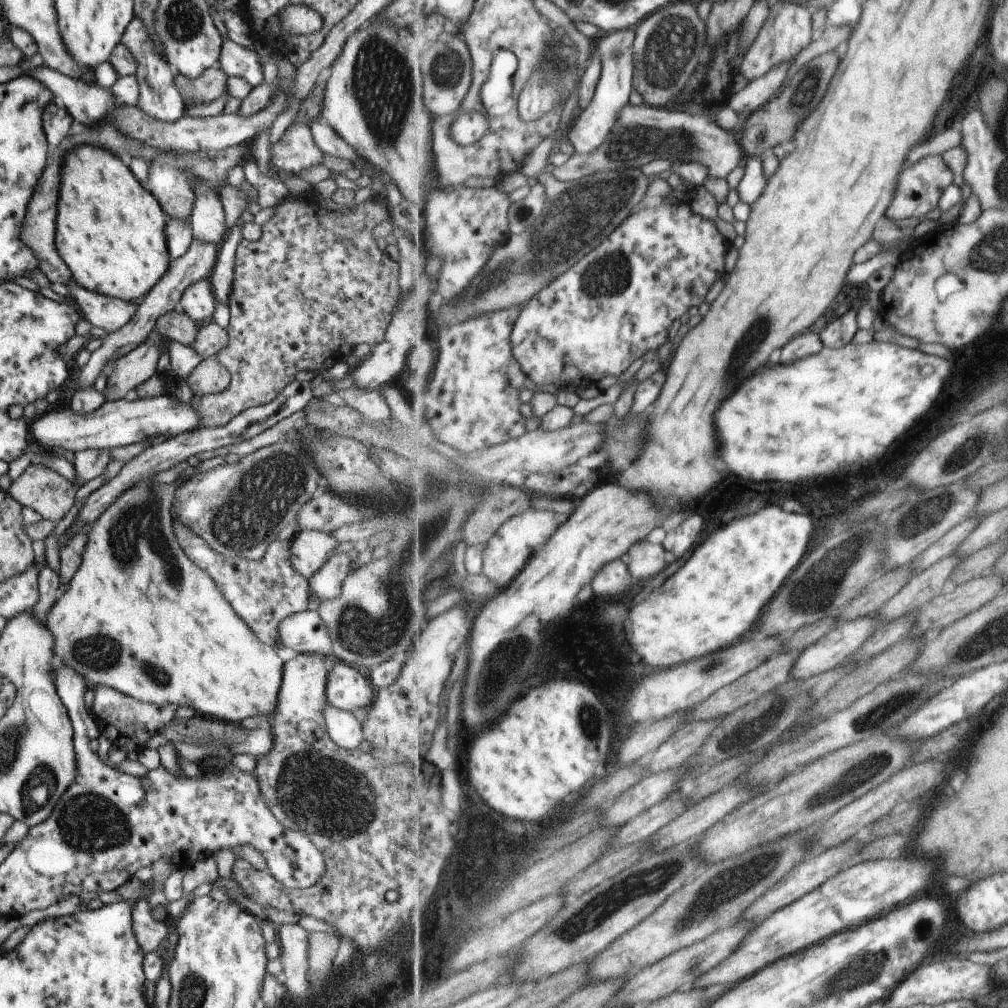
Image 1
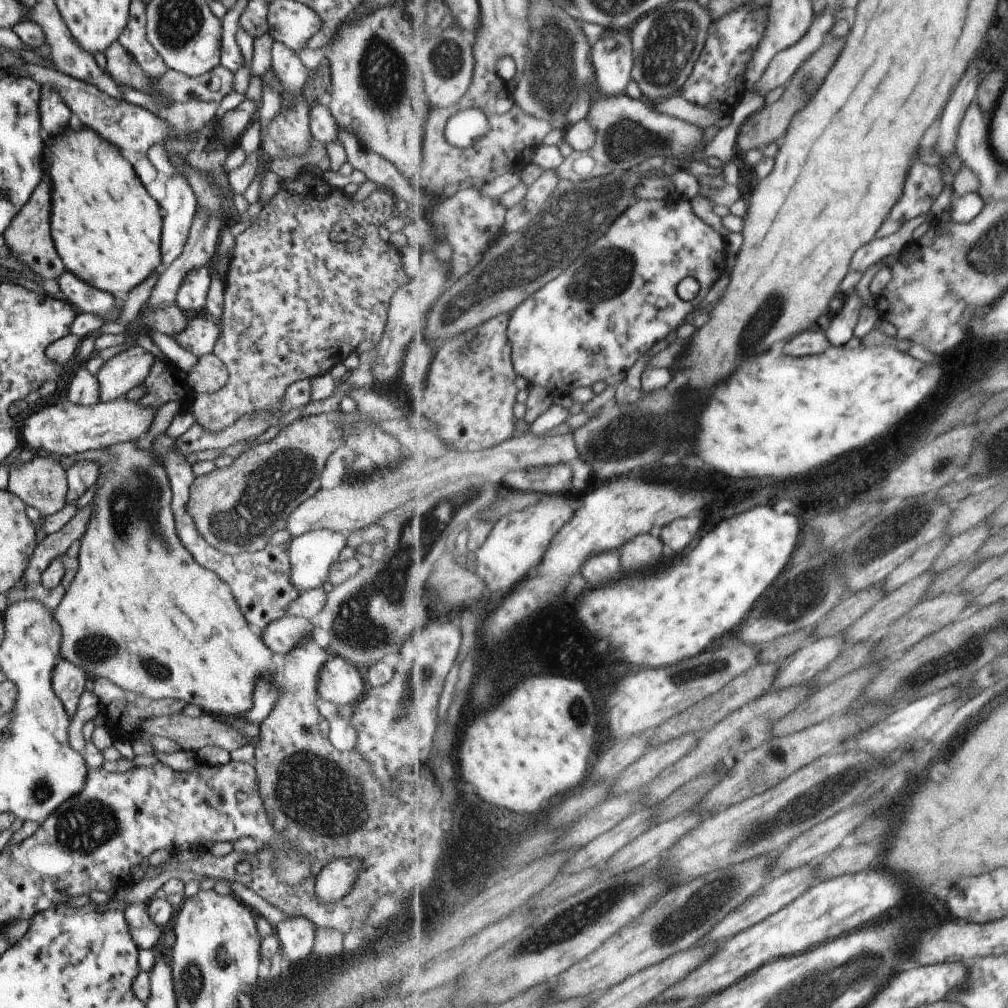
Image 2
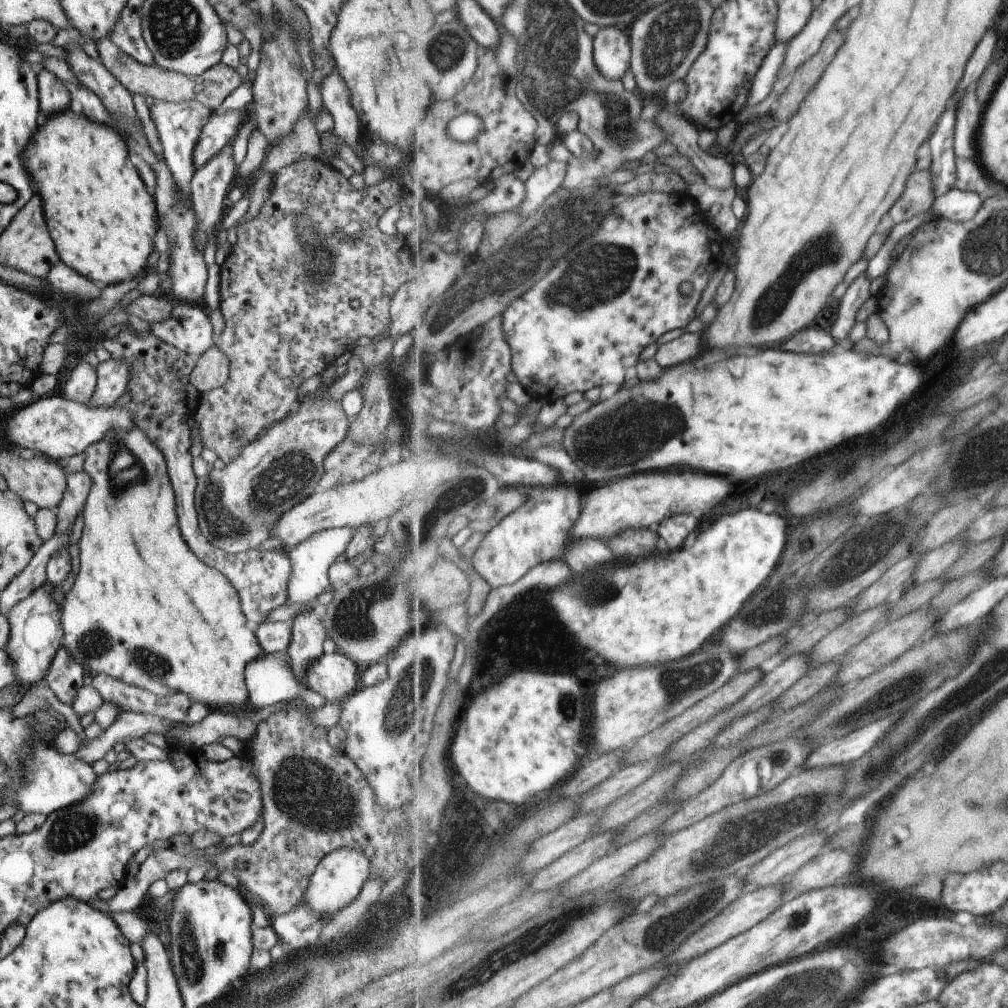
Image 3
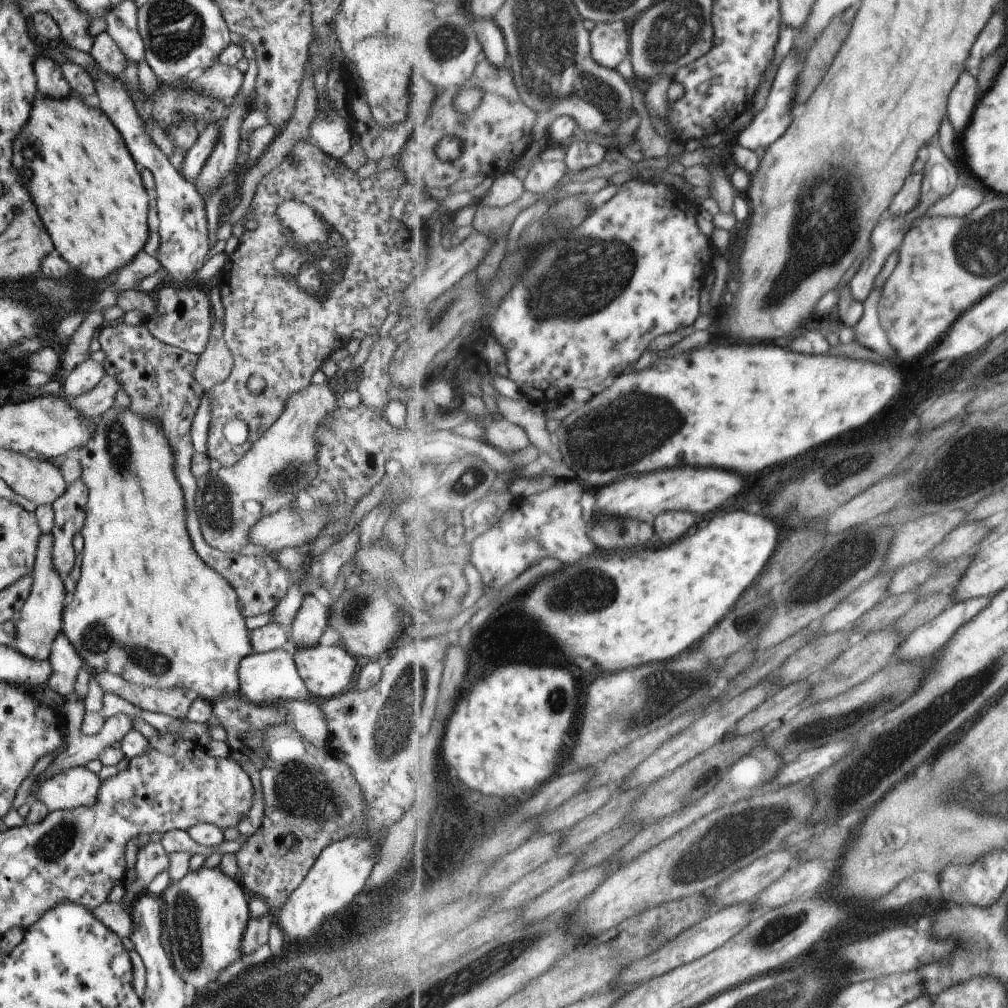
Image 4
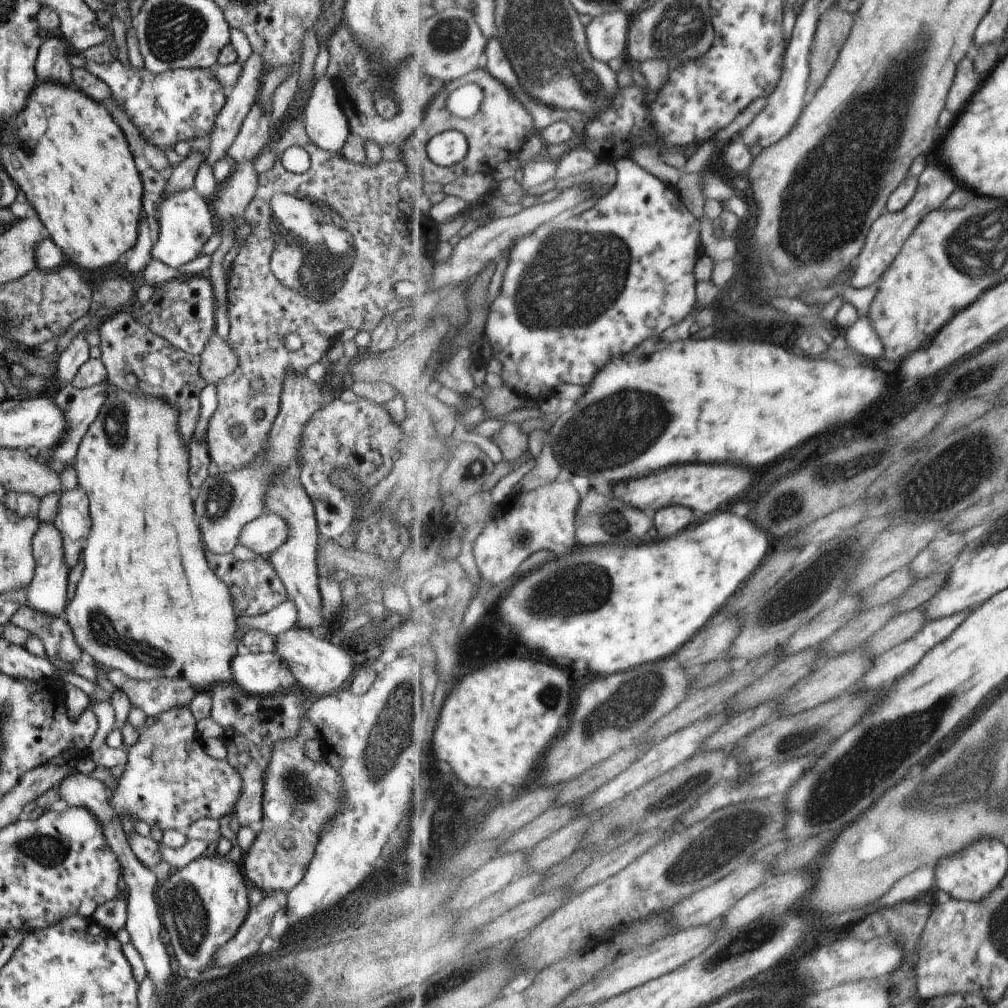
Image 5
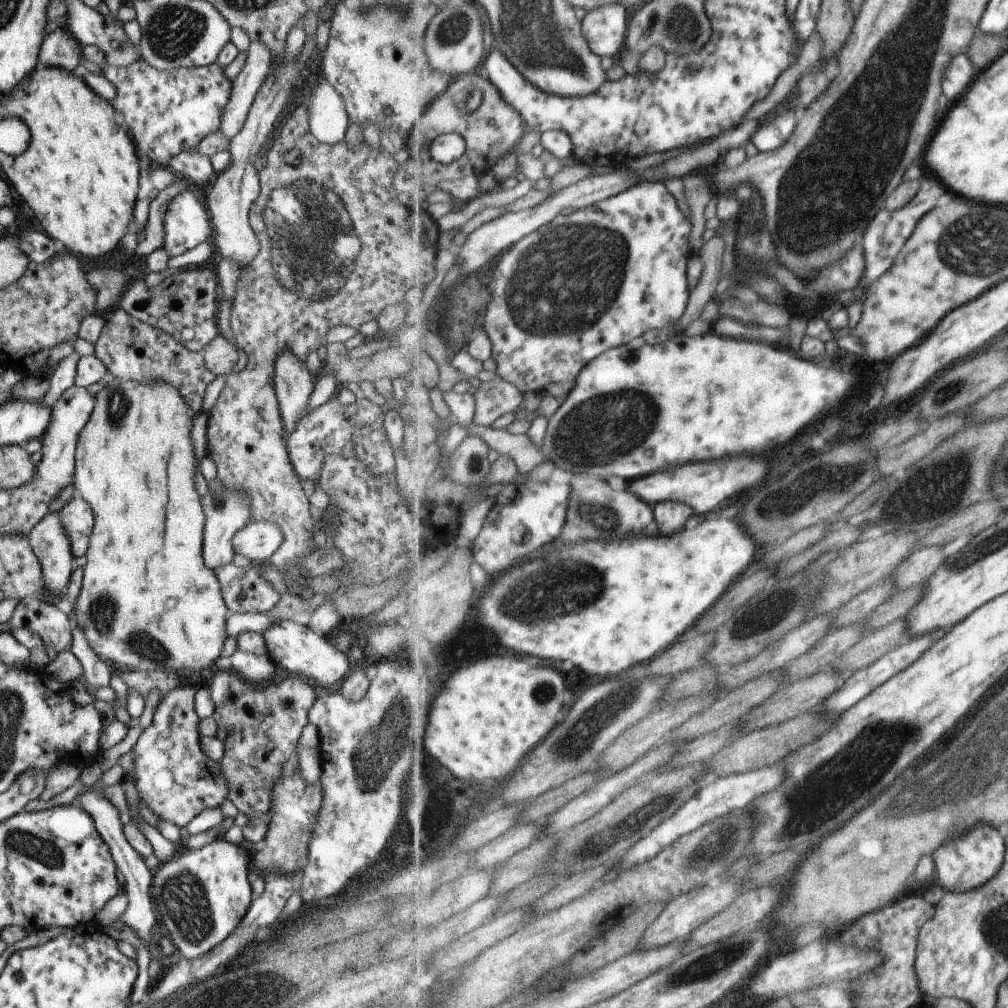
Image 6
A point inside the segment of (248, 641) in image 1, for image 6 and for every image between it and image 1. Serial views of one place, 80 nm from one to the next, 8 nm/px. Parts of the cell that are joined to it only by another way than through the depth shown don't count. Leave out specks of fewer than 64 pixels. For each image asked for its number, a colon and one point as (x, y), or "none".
2: (139, 611)
3: (178, 626)
4: (145, 608)
5: (147, 603)
6: (147, 602)

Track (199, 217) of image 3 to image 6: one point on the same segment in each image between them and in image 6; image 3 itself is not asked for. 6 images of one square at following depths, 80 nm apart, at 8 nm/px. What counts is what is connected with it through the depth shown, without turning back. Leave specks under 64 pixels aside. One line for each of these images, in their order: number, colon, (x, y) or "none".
4: (223, 155)
5: (244, 92)
6: (258, 62)

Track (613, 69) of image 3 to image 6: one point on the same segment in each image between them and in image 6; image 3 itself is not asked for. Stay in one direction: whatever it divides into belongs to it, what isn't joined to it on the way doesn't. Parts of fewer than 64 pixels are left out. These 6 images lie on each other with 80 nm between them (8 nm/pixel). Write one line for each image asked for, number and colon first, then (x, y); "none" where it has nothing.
4: (610, 40)
5: (608, 33)
6: (606, 27)

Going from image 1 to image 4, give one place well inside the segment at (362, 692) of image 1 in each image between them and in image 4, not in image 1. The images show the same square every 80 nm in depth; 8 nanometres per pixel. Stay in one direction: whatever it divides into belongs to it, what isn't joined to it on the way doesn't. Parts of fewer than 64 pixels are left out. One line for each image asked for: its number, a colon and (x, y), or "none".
2: (339, 682)
3: (332, 675)
4: (325, 671)

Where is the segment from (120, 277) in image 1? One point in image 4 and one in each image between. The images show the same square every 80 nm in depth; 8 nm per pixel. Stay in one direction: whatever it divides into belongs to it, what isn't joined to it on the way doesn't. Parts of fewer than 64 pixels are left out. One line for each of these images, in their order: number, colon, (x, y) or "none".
2: (106, 229)
3: (102, 222)
4: (86, 191)

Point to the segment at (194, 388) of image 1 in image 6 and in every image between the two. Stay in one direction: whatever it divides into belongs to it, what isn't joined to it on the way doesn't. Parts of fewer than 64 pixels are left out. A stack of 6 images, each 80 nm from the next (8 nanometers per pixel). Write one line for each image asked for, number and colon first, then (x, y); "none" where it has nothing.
2: (208, 374)
3: (210, 370)
4: (214, 364)
5: (217, 360)
6: (219, 356)

